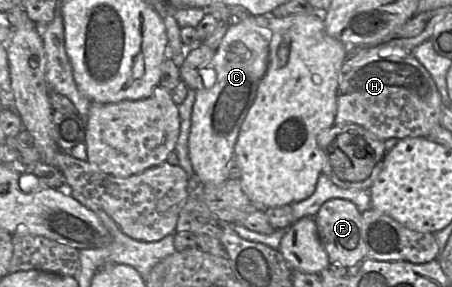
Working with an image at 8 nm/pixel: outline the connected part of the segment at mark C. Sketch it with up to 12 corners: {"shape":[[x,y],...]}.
{"shape":[[229,26],[196,91],[189,158],[228,179],[241,125],[268,70],[271,31]]}

